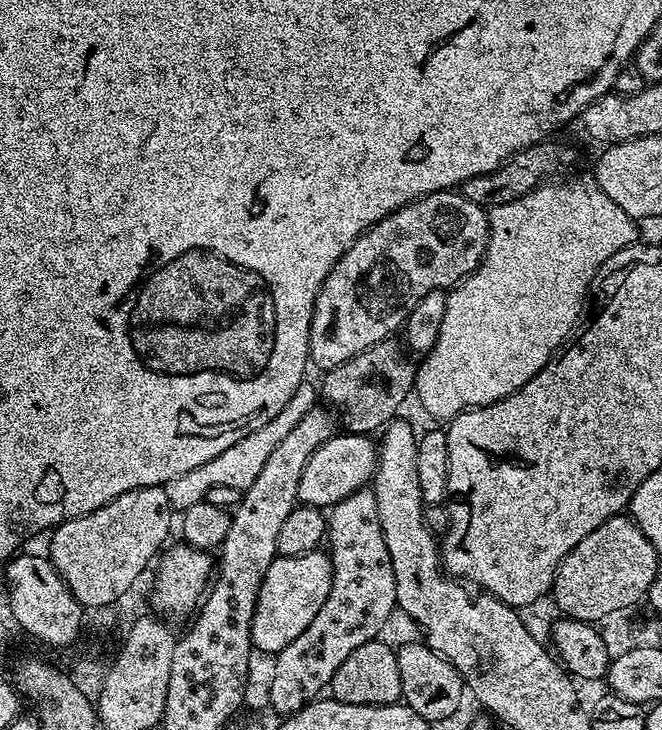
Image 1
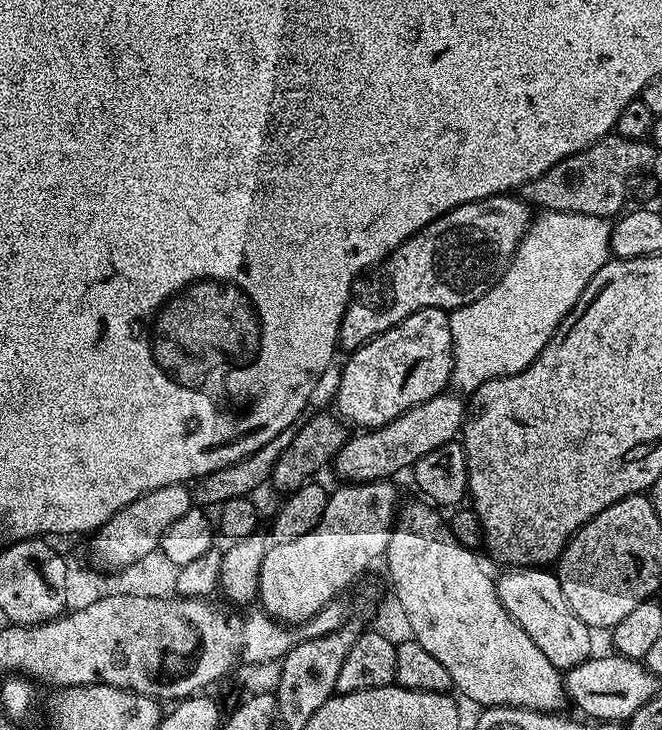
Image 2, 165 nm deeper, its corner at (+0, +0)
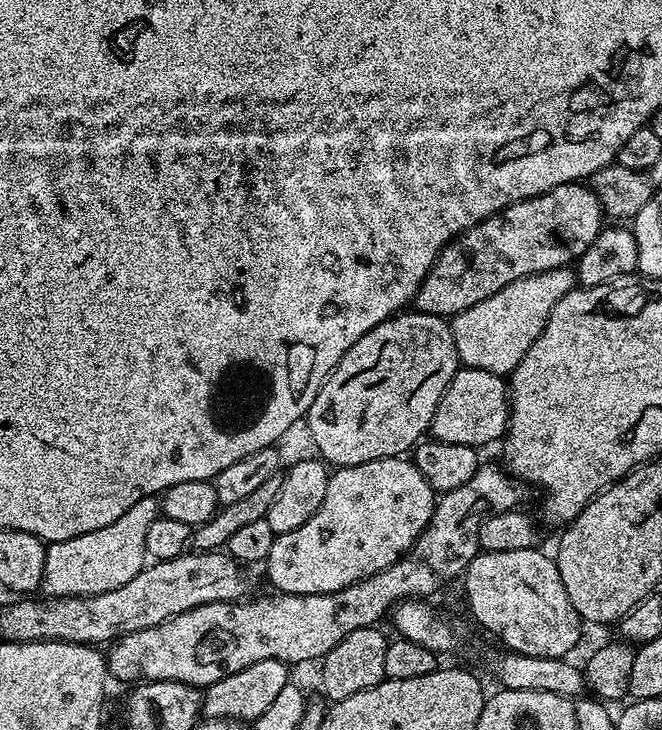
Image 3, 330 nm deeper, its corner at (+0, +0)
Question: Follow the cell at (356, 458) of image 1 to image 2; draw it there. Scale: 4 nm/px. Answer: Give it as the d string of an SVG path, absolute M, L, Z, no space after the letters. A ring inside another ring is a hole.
M441 394L428 400L425 404L419 404L410 409L409 412L403 412L396 420L392 420L383 428L375 430L364 430L359 434L353 435L344 441L342 450L337 454L334 461L334 469L341 476L341 481L351 482L354 484L365 484L371 480L387 480L396 478L399 472L411 469L426 454L430 454L430 450L438 450L438 446L453 443L461 435L464 421L466 419L466 404L459 400L461 397L448 396L449 394Z

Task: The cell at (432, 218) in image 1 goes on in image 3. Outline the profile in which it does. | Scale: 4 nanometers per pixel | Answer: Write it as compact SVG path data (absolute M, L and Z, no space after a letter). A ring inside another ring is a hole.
M580 182L554 186L546 194L506 206L501 212L495 212L490 218L461 232L440 251L436 263L416 291L415 311L451 318L462 310L470 310L470 306L478 306L478 302L490 298L490 294L498 294L502 286L510 286L510 282L518 282L518 278L569 267L598 238L605 224L606 217L600 199L592 193L591 187Z

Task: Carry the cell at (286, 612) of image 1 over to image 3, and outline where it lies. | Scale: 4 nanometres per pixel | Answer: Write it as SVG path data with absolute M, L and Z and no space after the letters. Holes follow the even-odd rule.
M391 456L374 462L362 462L349 468L337 467L328 477L326 498L322 506L298 530L290 530L277 536L266 561L268 580L277 593L286 596L313 596L330 594L342 590L360 580L370 578L394 562L398 562L405 552L422 534L436 509L437 493L432 491L430 482L422 478L411 459Z

